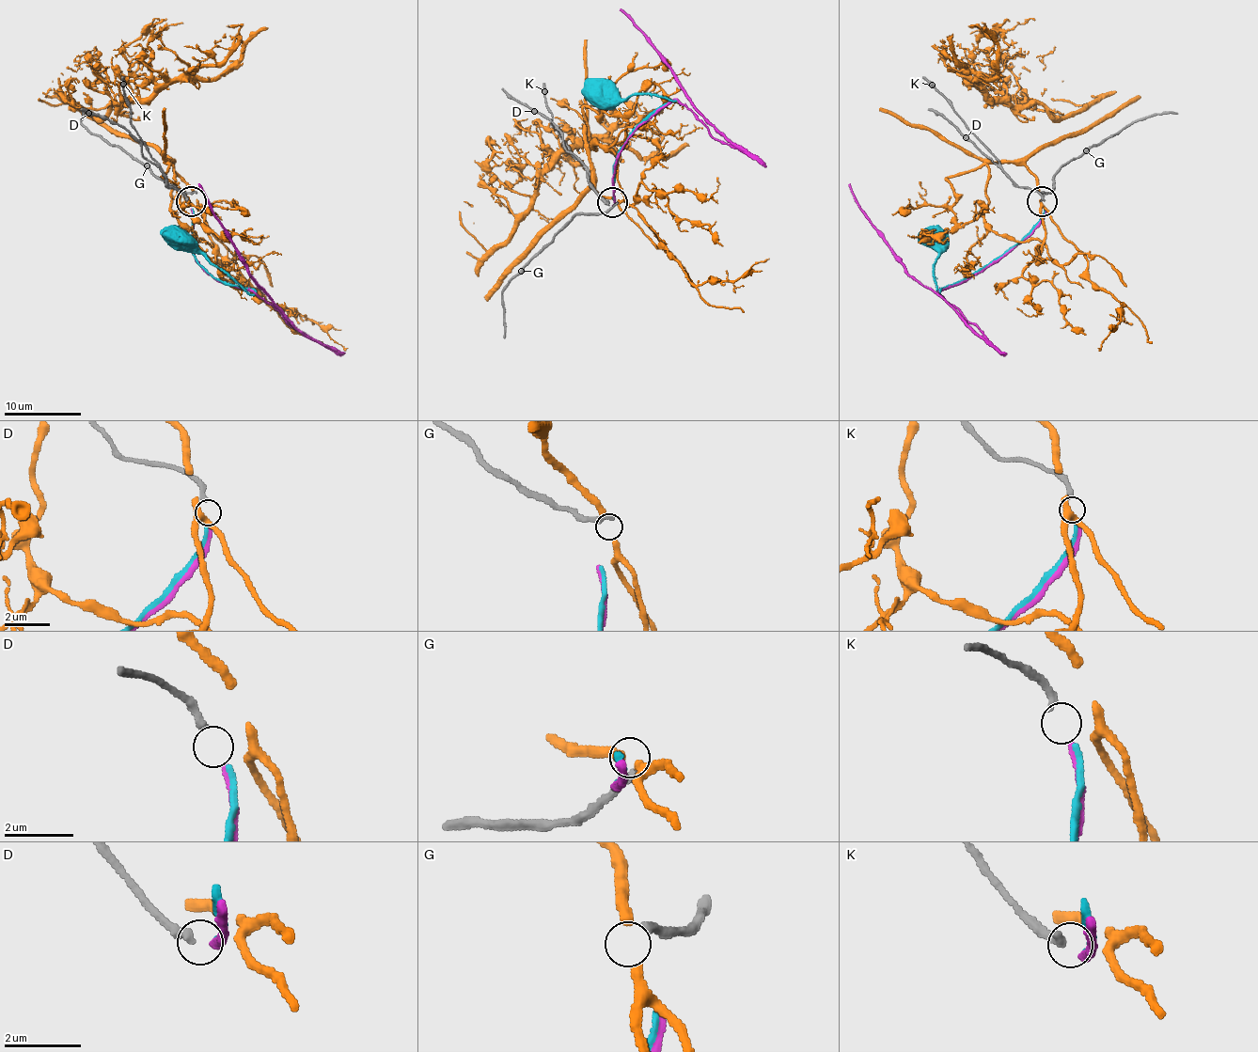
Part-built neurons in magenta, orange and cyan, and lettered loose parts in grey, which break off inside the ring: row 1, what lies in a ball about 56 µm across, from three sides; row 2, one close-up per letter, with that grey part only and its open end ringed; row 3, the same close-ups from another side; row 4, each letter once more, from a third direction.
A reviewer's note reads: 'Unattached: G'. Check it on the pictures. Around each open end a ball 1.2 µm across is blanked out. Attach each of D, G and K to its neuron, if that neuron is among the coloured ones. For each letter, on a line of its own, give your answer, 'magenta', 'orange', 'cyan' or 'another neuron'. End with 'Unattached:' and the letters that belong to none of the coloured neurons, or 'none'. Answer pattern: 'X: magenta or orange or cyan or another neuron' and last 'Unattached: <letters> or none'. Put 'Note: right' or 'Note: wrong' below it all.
D: magenta
G: another neuron
K: cyan
Unattached: G
Note: right

